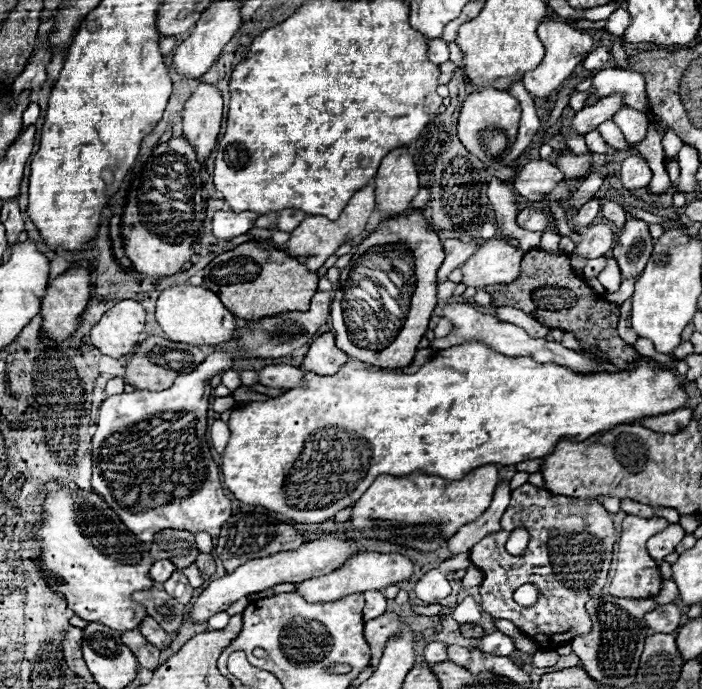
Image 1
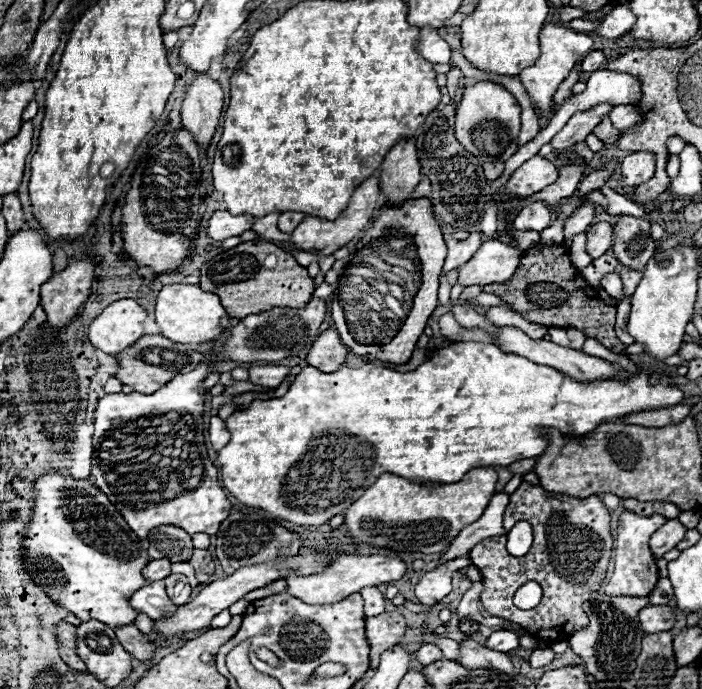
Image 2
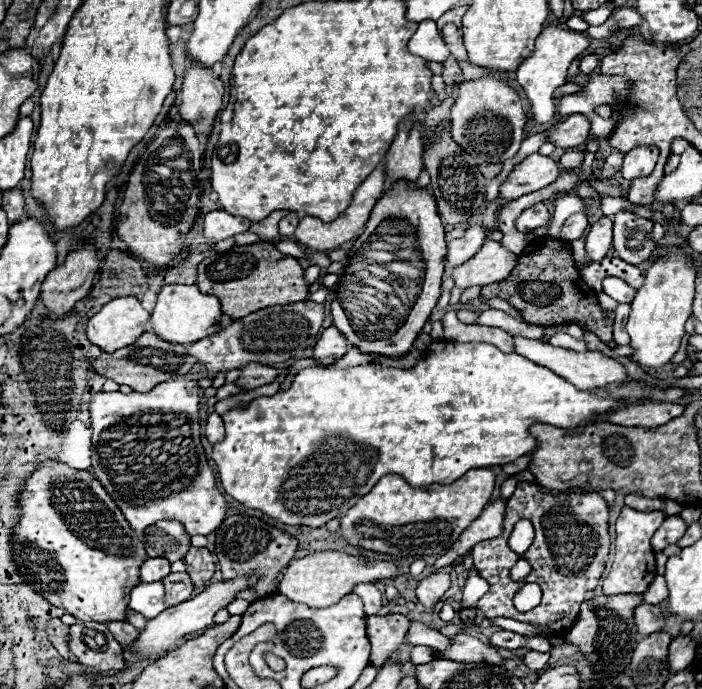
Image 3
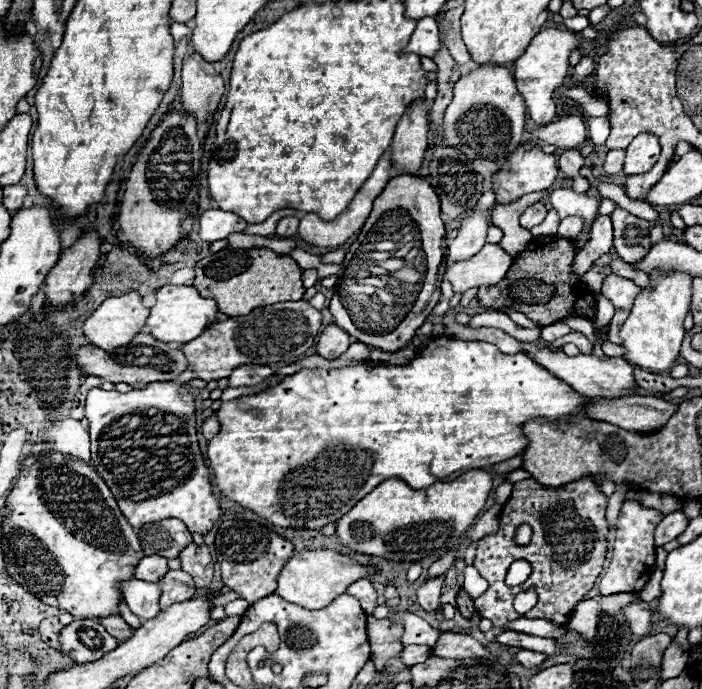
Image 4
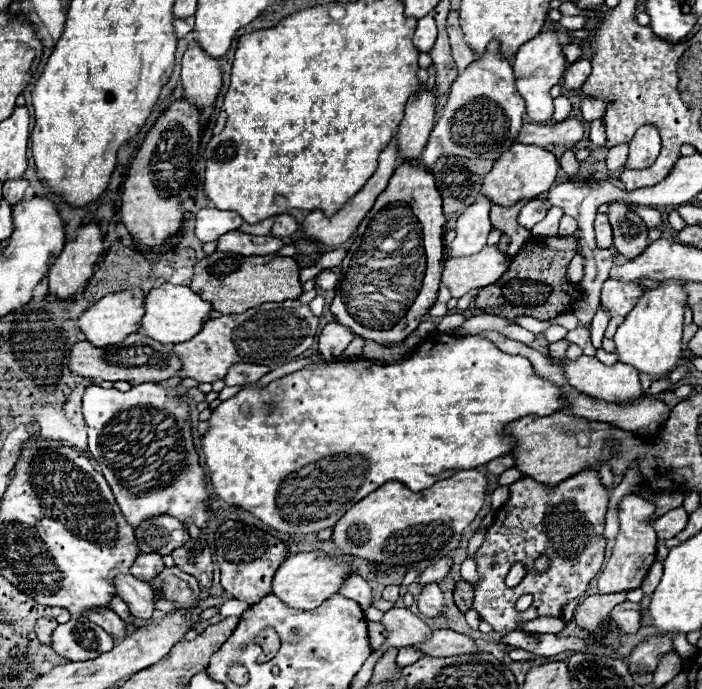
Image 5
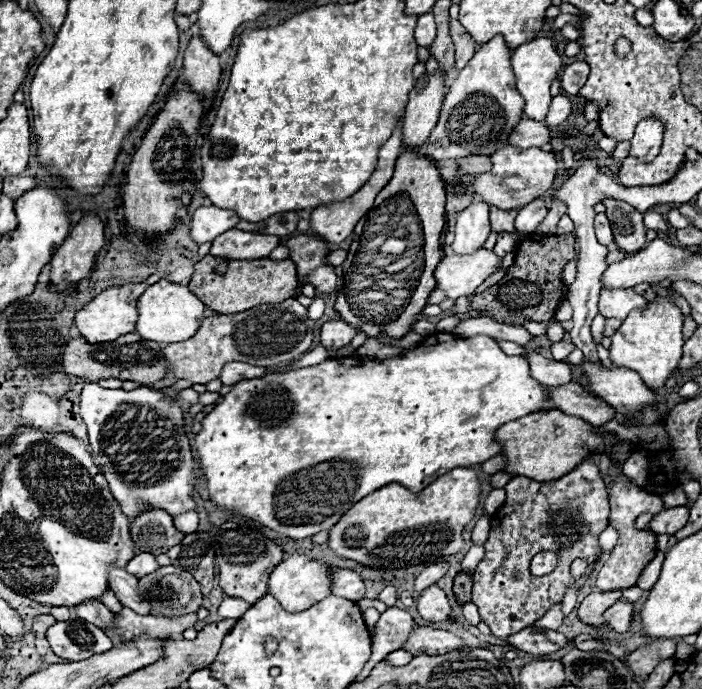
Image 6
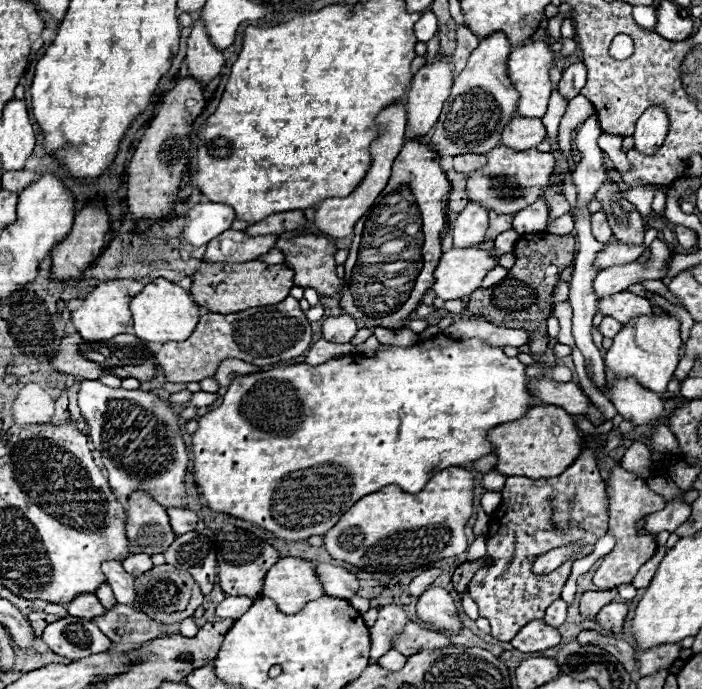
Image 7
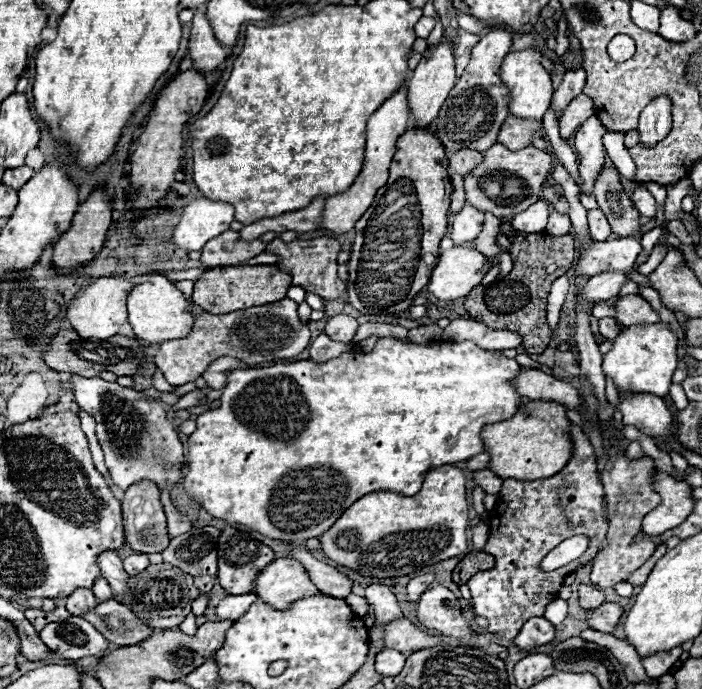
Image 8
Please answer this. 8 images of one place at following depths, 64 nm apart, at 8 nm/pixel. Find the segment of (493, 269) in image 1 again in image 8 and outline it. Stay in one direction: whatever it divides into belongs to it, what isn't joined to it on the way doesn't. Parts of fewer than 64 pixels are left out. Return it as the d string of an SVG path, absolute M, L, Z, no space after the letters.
M454 246L438 256L428 292L438 300L464 298L474 286L482 282L488 270L490 262L484 254L474 248Z

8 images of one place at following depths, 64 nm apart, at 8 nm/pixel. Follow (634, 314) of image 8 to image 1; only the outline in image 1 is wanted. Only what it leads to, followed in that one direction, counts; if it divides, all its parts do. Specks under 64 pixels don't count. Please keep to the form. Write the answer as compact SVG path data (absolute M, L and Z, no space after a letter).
M608 258L606 260L606 266L604 270L598 274L598 280L602 282L602 286L610 292L616 292L618 286L620 286L620 270L618 270L618 264L614 258Z

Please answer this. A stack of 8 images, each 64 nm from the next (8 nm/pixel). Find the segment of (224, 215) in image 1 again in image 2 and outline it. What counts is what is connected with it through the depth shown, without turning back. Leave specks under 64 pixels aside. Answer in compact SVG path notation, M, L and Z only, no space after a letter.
M218 210L212 214L210 224L208 224L208 236L214 240L226 240L232 236L240 236L242 232L250 230L254 224L254 216L250 214L240 214L232 216L226 210Z

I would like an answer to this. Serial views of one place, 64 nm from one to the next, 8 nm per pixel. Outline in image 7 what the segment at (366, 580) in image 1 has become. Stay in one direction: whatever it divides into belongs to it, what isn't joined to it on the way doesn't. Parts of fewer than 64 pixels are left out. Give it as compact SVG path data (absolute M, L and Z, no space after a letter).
M280 558L264 578L262 596L272 598L286 614L300 612L314 598L326 592L318 580L316 568L304 558Z

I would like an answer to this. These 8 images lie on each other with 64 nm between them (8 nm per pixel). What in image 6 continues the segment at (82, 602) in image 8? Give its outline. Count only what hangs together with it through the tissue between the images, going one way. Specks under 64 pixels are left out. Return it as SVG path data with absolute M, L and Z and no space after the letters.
M96 600L84 602L84 604L76 606L76 608L74 608L74 614L76 614L78 618L84 618L86 622L92 622L92 624L100 626L100 628L110 626L112 620L114 620L114 612L110 612L102 602L96 602Z

